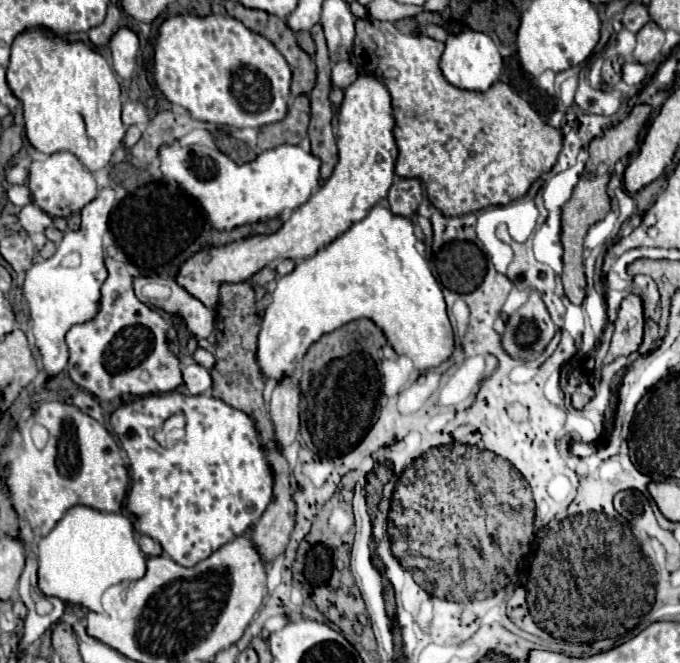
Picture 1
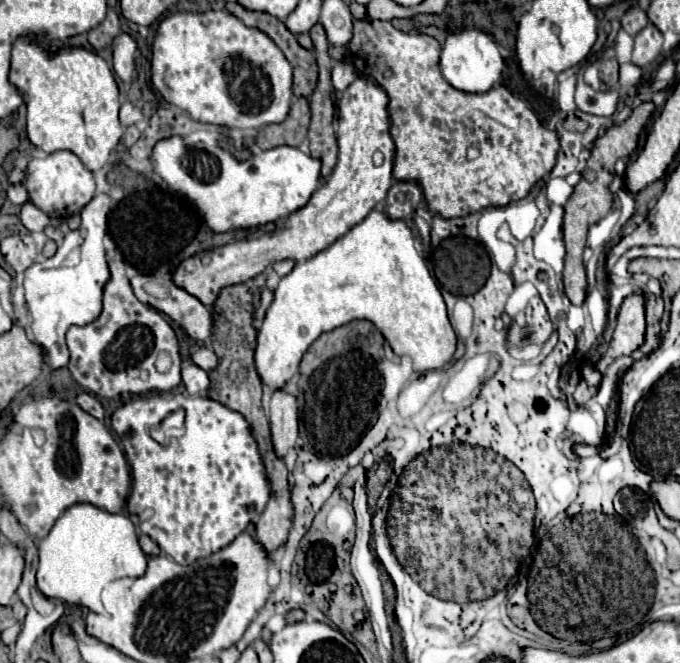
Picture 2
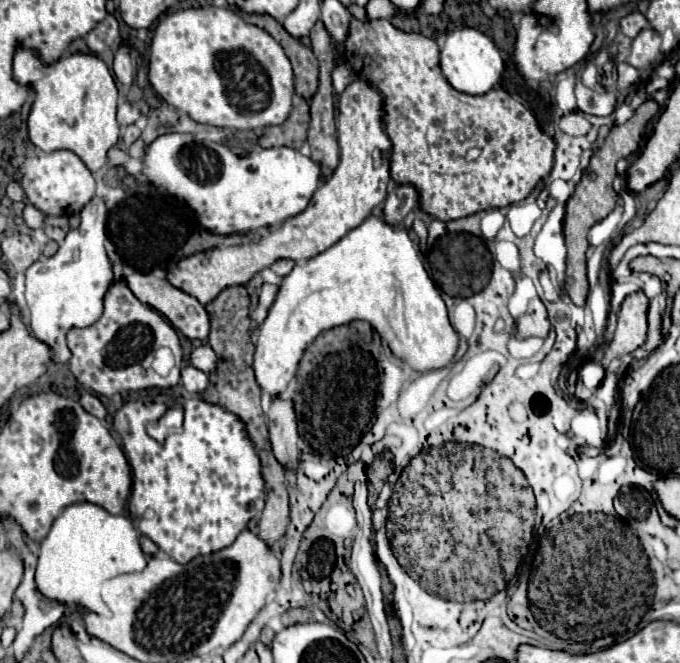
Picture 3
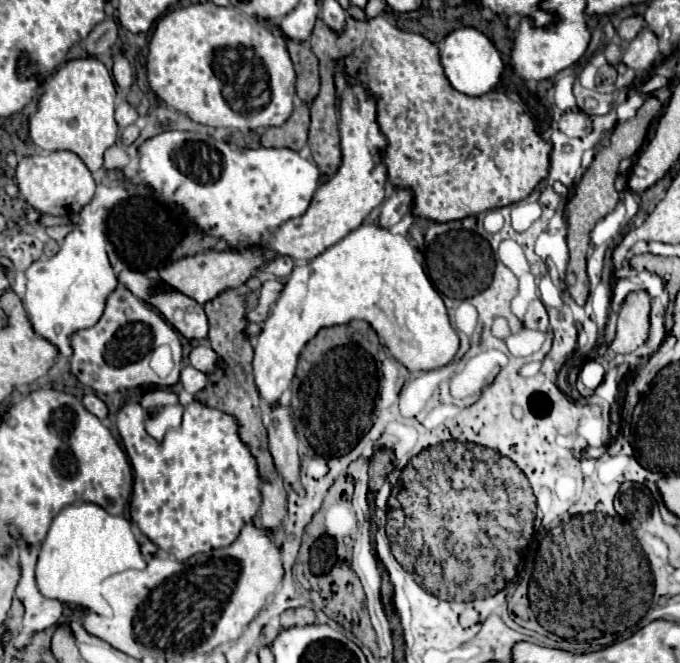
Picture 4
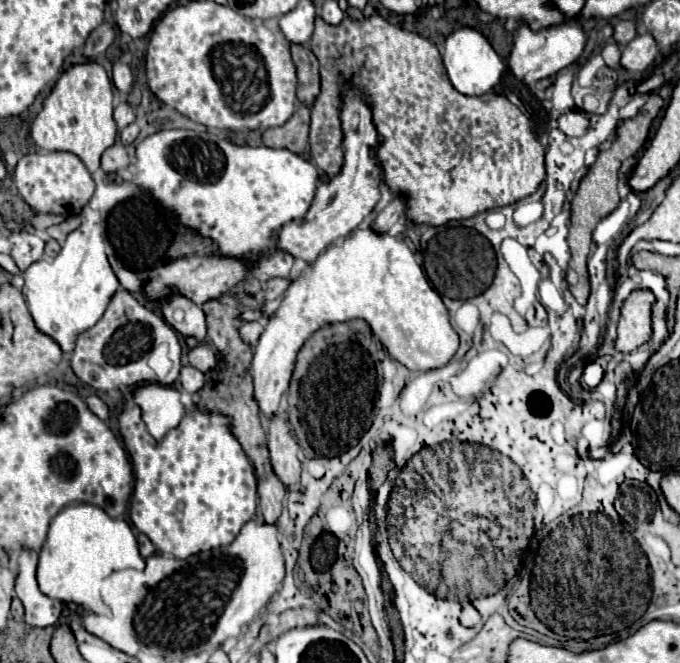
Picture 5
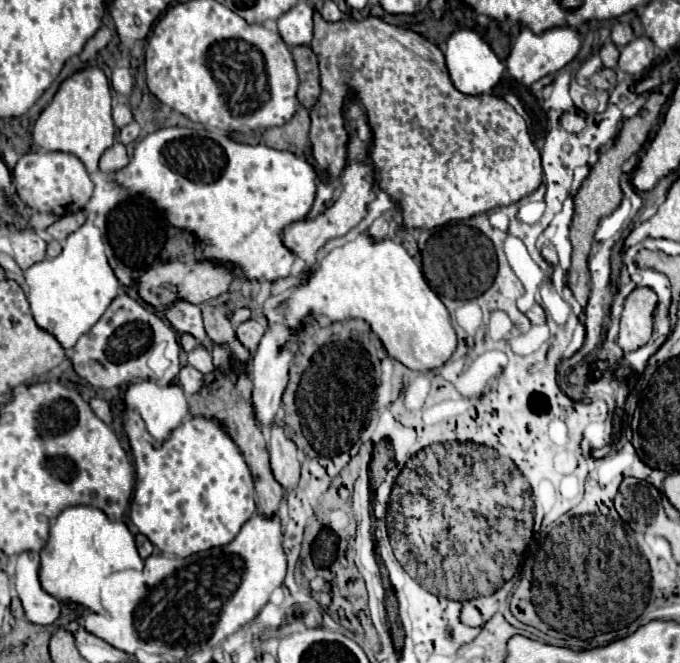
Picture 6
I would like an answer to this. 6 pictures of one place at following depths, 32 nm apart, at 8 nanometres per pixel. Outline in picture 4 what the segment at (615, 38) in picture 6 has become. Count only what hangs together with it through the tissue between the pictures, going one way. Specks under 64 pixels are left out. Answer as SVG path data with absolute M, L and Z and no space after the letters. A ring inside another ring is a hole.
M632 16L632 18L622 20L622 22L616 26L616 34L620 36L620 40L630 42L630 40L640 32L642 26L644 26L644 20L642 20L640 16Z

